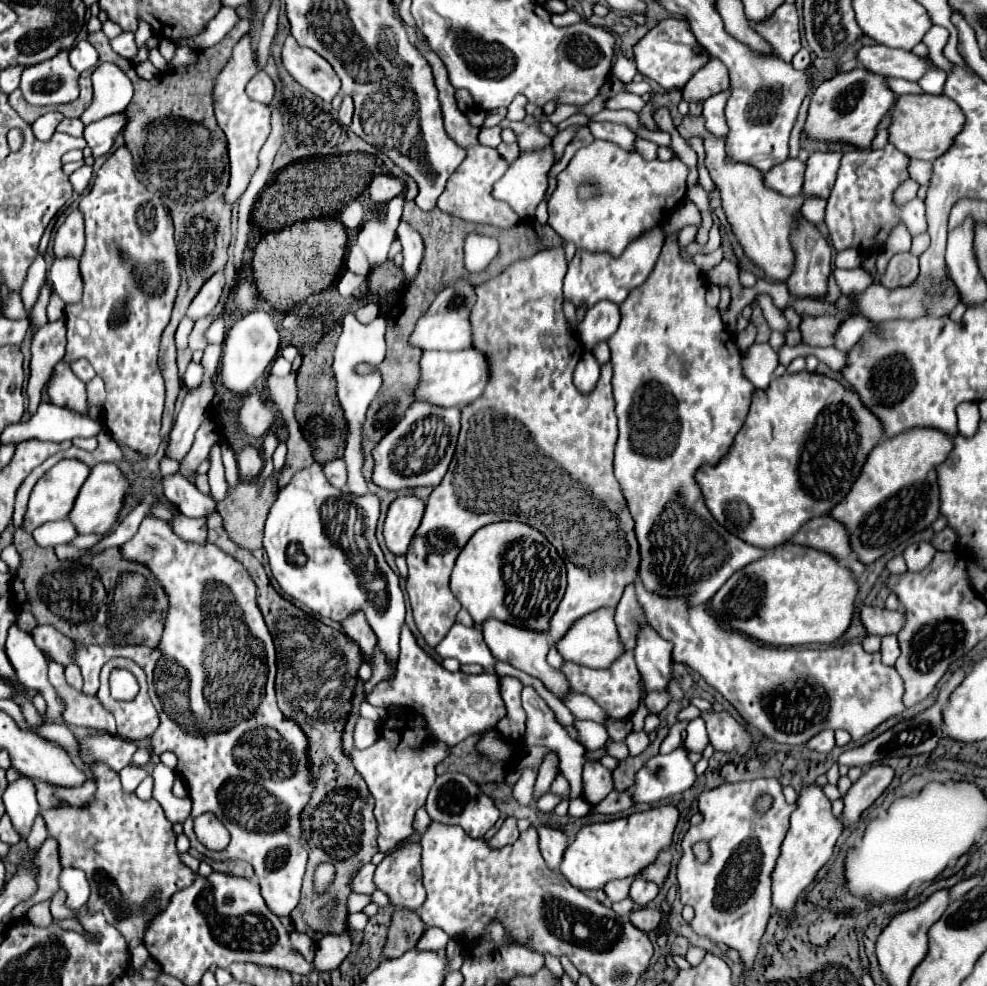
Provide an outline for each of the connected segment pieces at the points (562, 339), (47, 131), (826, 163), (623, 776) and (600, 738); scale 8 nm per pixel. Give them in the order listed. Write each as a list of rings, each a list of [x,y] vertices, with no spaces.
[[[554,247],[554,249],[544,249],[538,255],[530,257],[530,259],[522,259],[516,261],[512,265],[508,265],[498,277],[482,283],[476,287],[476,295],[478,301],[472,309],[472,331],[474,331],[474,347],[478,347],[480,351],[484,351],[490,357],[492,363],[492,375],[490,375],[490,383],[486,385],[486,391],[482,393],[482,397],[478,401],[474,401],[472,405],[462,409],[462,429],[460,429],[460,439],[458,439],[458,447],[454,453],[454,459],[450,463],[450,469],[446,473],[446,477],[442,479],[442,483],[432,491],[432,495],[426,501],[426,513],[424,519],[414,535],[414,539],[410,541],[408,553],[406,553],[406,561],[408,561],[408,579],[406,579],[406,591],[412,603],[412,612],[416,627],[420,631],[420,635],[424,637],[424,641],[430,647],[436,647],[448,633],[448,629],[454,625],[456,621],[456,613],[460,611],[460,601],[454,597],[454,593],[450,591],[450,575],[452,569],[456,565],[456,557],[460,553],[460,549],[470,541],[470,537],[484,525],[488,523],[496,523],[496,521],[520,521],[526,523],[534,529],[538,529],[540,533],[544,533],[544,537],[556,547],[556,551],[562,555],[566,569],[568,569],[568,589],[566,595],[558,607],[558,611],[552,617],[552,627],[550,627],[550,637],[552,641],[560,641],[560,637],[564,637],[564,633],[568,633],[568,629],[572,627],[572,621],[578,621],[580,617],[602,609],[602,607],[616,607],[624,589],[628,585],[632,585],[638,577],[638,569],[640,569],[640,547],[636,541],[636,533],[634,533],[634,521],[630,515],[630,509],[624,501],[620,483],[616,481],[614,473],[612,473],[612,451],[614,451],[614,443],[618,437],[618,429],[616,429],[616,403],[614,403],[612,390],[613,368],[611,362],[607,362],[601,366],[601,374],[599,381],[593,392],[584,395],[574,387],[572,383],[572,375],[574,375],[574,367],[578,363],[578,353],[580,353],[580,343],[578,339],[568,333],[566,321],[564,321],[564,313],[562,313],[562,279],[566,275],[566,259],[564,259],[564,249],[562,247]]]
[[[46,113],[42,115],[34,125],[32,125],[32,131],[36,135],[36,139],[52,139],[54,131],[56,131],[56,125],[62,121],[64,117],[60,113]]]
[[[814,151],[806,161],[808,169],[802,191],[818,197],[828,197],[836,179],[836,169],[840,167],[840,157],[842,153]]]
[[[662,727],[658,737],[654,739],[654,743],[648,745],[648,749],[636,757],[628,757],[626,761],[620,761],[620,767],[614,771],[614,789],[616,791],[626,791],[634,785],[634,775],[638,773],[638,769],[654,755],[658,755],[658,749],[660,749],[660,743],[662,739],[668,735],[668,727]]]
[[[576,721],[576,729],[580,733],[580,743],[586,749],[600,749],[606,745],[608,741],[608,731],[604,725],[600,723],[592,723],[592,721]]]

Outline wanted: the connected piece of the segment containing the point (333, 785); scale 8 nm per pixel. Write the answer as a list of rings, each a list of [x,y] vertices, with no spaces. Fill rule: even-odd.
[[[212,511],[206,515],[208,525],[208,541],[216,543],[220,549],[224,549],[228,555],[232,555],[236,561],[240,561],[246,571],[252,575],[256,587],[258,587],[258,607],[264,615],[264,621],[272,633],[274,645],[276,645],[276,663],[278,663],[278,677],[276,677],[276,697],[280,711],[296,721],[304,735],[308,737],[308,756],[312,762],[311,781],[312,795],[308,805],[302,811],[302,845],[308,851],[308,866],[303,878],[302,899],[296,905],[296,909],[290,913],[294,921],[294,929],[300,933],[306,933],[312,937],[312,941],[320,941],[320,937],[328,933],[340,934],[350,932],[347,923],[348,895],[352,893],[352,879],[362,869],[362,865],[370,863],[372,857],[378,853],[378,825],[374,819],[374,801],[372,795],[360,777],[360,773],[350,763],[348,755],[344,753],[342,745],[342,733],[344,725],[350,713],[344,711],[344,705],[352,705],[352,695],[346,697],[344,691],[350,693],[356,689],[358,681],[358,667],[364,663],[354,649],[354,645],[340,645],[340,643],[354,643],[348,635],[342,631],[336,631],[322,621],[316,621],[306,611],[294,607],[290,601],[286,601],[270,583],[262,563],[250,553],[238,547],[230,537],[226,535],[222,527],[220,513]],[[302,649],[308,649],[308,657],[312,661],[312,667],[302,669]],[[320,863],[330,863],[336,873],[334,881],[324,893],[314,891],[314,871]],[[328,895],[338,897],[338,917],[336,921],[322,921],[320,919],[320,905],[328,901]]]

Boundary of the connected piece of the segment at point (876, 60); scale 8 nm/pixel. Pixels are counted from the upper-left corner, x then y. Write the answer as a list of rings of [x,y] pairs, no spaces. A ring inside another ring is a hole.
[[[884,45],[862,47],[858,53],[858,61],[864,69],[886,75],[886,77],[902,77],[908,81],[920,81],[926,71],[934,67],[930,57],[918,57],[914,51],[892,49]]]

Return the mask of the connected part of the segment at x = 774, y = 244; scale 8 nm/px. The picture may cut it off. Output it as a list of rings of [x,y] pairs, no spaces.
[[[686,115],[682,123],[678,125],[678,133],[688,141],[692,137],[702,139],[704,149],[706,149],[706,167],[710,171],[712,181],[720,189],[720,199],[724,213],[732,225],[732,231],[736,233],[740,245],[744,247],[744,253],[770,277],[778,281],[786,281],[788,275],[792,273],[794,267],[794,253],[788,241],[792,223],[794,223],[794,213],[800,211],[802,207],[802,197],[784,197],[776,193],[774,189],[768,189],[764,185],[764,173],[756,167],[744,165],[740,161],[728,161],[726,153],[726,137],[716,137],[712,135],[706,125],[702,115]]]

